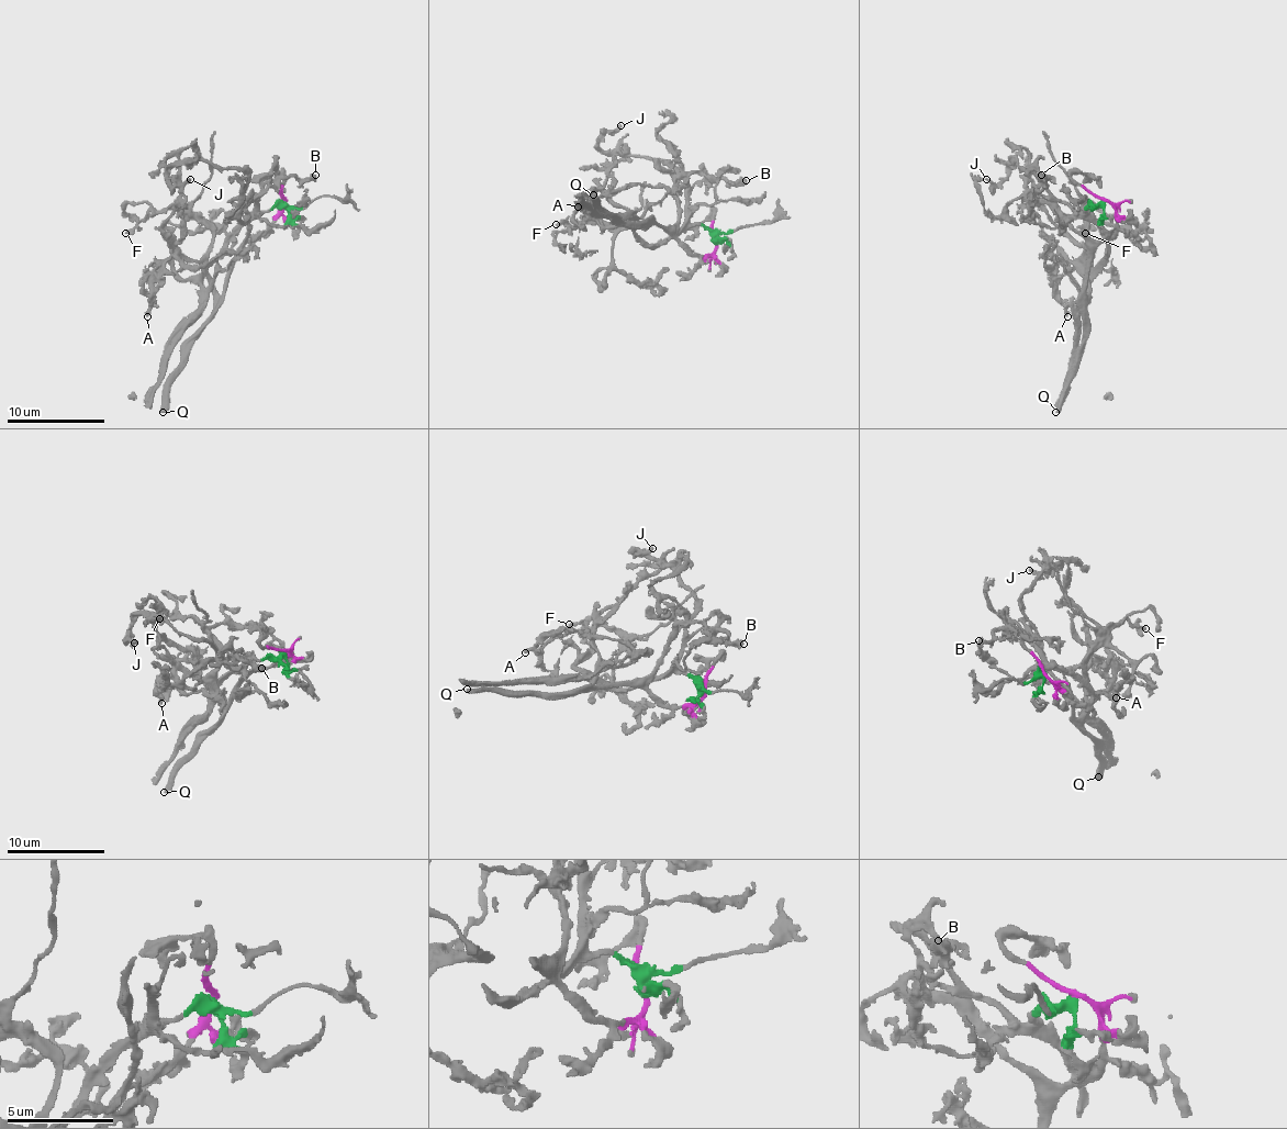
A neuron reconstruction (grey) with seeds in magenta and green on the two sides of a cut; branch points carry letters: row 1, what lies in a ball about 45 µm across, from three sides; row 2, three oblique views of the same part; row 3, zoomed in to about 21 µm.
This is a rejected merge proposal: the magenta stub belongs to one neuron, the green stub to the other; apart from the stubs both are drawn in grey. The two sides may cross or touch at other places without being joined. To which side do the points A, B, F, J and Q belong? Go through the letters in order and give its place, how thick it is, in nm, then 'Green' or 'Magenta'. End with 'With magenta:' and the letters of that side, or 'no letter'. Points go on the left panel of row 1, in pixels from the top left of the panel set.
A: Place: (147, 316). Thickness 260 nm. Green
B: Place: (315, 175). Thickness 420 nm. Green
F: Place: (125, 233). Thickness 320 nm. Magenta
J: Place: (190, 179). Thickness 240 nm. Magenta
Q: Place: (163, 412). Thickness 440 nm. Magenta
With magenta: F, J, Q

